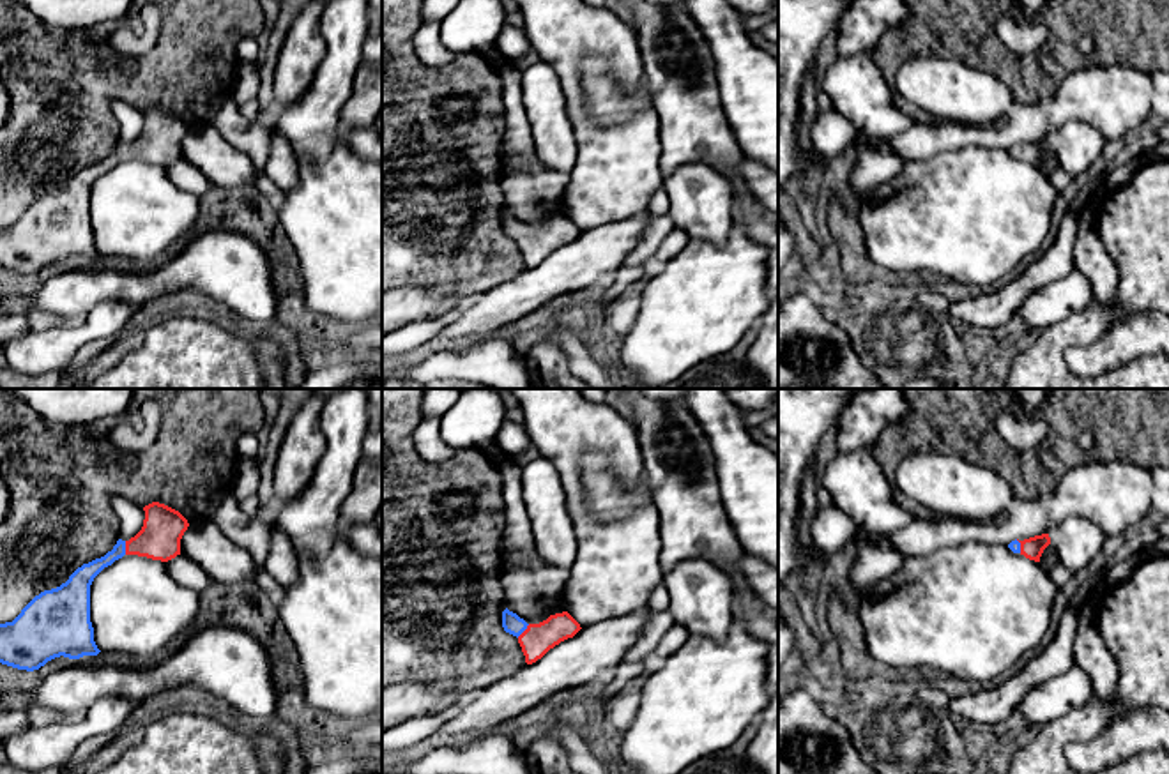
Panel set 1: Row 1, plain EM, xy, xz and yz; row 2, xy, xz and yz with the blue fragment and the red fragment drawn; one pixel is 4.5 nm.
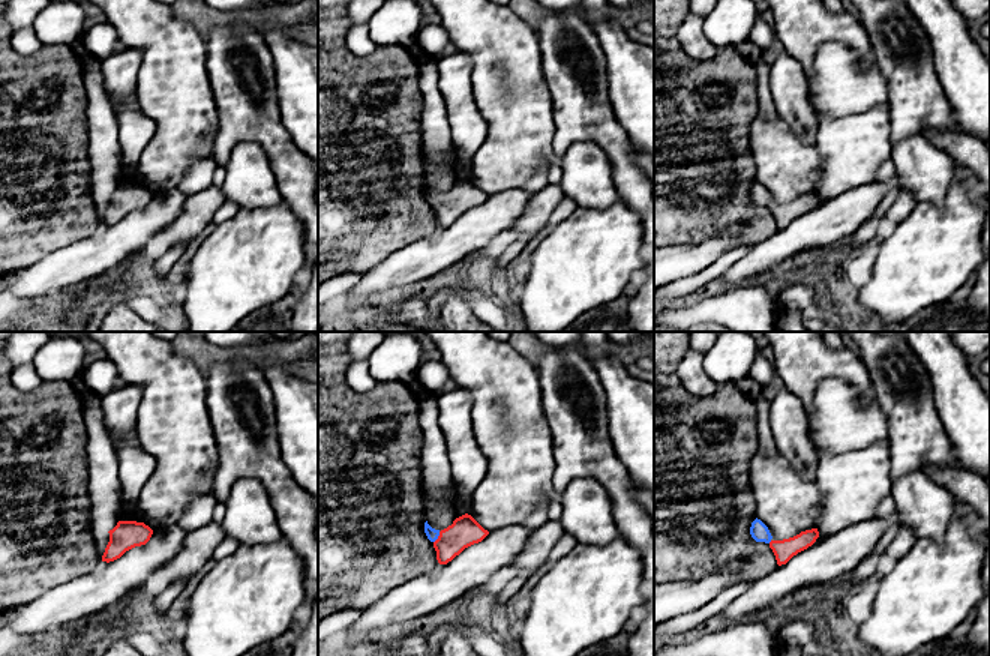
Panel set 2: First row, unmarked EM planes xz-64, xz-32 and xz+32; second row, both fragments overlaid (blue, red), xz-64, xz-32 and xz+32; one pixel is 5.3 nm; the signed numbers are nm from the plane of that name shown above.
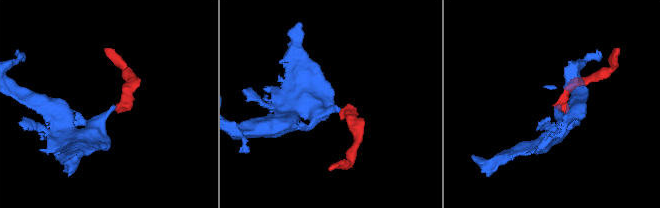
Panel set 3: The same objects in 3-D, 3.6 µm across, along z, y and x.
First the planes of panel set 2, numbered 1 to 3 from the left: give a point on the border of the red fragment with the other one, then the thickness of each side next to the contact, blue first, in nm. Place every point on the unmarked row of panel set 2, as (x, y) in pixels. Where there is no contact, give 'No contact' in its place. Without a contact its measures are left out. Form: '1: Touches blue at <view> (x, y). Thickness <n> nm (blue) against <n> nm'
1: No contact
2: Touches blue at xz-32 (437, 201). Thickness 70 nm (blue) against 160 nm
3: No contact

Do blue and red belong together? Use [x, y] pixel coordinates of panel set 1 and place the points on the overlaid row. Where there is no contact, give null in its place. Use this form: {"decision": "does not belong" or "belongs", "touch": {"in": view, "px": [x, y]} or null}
{"decision": "belongs", "touch": {"in": "xy", "px": [124, 548]}}

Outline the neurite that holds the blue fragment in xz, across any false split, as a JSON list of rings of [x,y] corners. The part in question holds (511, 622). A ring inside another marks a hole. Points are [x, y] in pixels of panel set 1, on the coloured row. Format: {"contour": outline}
{"contour": [[[508,608],[502,611],[502,627],[518,638],[527,664],[536,663],[550,649],[573,638],[582,629],[568,611],[550,615],[539,624],[527,624]]]}

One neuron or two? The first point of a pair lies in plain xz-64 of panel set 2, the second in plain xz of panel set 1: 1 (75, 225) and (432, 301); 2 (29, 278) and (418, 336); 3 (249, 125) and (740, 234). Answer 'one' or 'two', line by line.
1: two
2: two
3: two

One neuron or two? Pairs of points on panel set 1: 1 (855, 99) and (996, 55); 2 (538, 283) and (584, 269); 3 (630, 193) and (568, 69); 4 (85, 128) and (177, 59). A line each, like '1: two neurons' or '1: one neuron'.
1: two neurons
2: one neuron
3: one neuron
4: one neuron

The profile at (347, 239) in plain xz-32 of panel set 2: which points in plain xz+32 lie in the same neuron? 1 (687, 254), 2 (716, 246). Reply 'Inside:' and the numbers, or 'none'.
Inside: none

